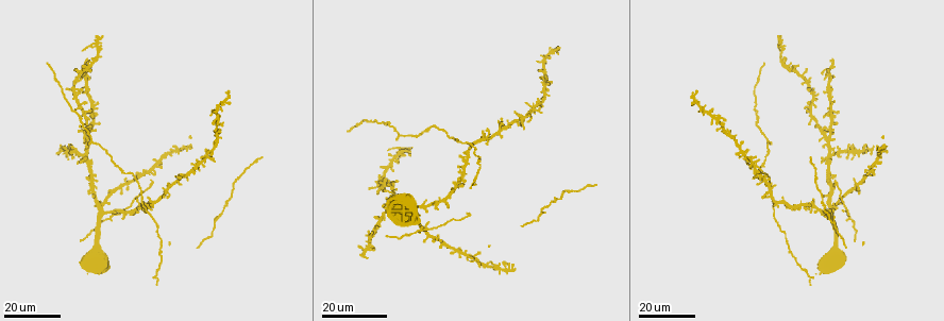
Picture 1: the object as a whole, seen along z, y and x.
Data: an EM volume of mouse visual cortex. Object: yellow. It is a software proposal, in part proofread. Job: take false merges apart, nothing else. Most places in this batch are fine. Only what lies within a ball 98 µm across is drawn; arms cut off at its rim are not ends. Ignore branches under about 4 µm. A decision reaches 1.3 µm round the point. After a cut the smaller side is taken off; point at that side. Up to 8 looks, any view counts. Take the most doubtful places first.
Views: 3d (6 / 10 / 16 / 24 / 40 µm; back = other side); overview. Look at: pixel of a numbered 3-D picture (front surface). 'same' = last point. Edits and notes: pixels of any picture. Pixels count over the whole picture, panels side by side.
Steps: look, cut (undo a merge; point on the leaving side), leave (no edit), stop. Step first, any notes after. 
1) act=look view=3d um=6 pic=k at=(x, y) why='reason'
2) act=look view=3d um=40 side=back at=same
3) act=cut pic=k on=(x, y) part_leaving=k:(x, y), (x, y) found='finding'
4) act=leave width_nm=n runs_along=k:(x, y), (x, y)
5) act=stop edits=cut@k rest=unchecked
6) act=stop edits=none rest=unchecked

act=look view=3d um=24 pic=1 at=(429, 228) why='a fork'

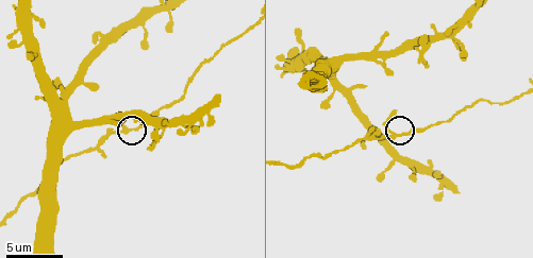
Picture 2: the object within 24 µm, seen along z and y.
act=look view=3d um=6 pic=2 at=(126, 130) why='closer look'

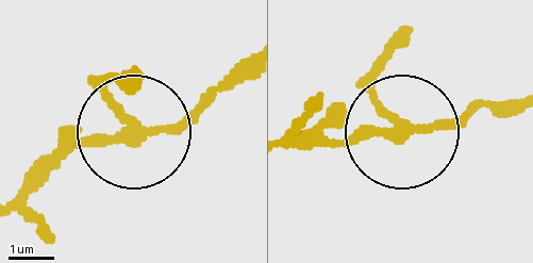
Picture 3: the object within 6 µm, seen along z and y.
act=leave side_arm_um=18 found='one neuron here'

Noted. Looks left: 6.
act=look view=3d um=24 pic=1 at=(153, 205) why='four arms meet'

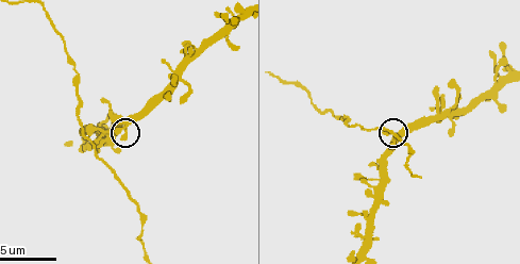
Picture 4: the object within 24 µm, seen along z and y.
act=look view=3d um=10 at=same

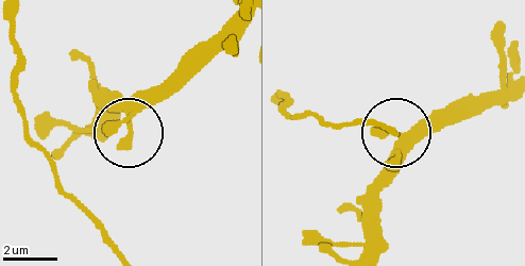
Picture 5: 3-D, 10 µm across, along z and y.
act=look view=3d um=6 pic=5 at=(134, 112)

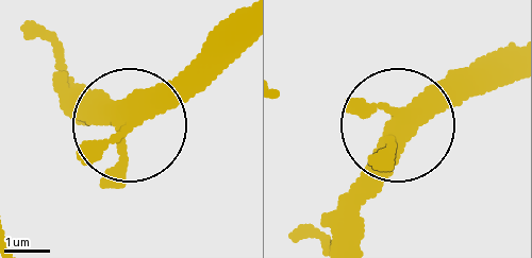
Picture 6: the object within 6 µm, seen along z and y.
act=leave width_nm=340 found='one neuron here'

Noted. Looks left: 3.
act=look view=3d um=16 pic=1 at=(533, 109) why='thin arm on a thick one'

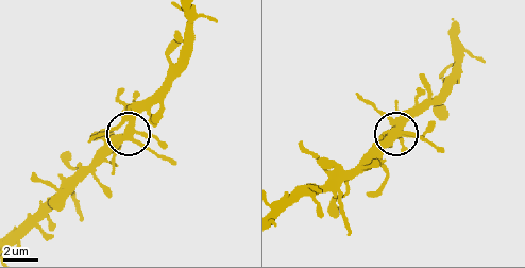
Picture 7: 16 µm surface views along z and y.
act=look view=3d um=6 pic=7 at=(132, 128)

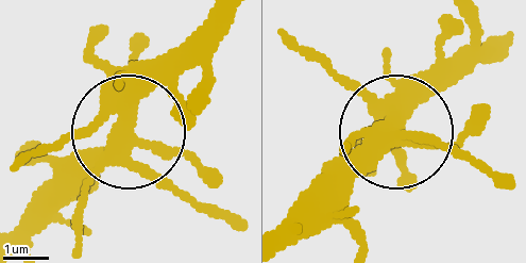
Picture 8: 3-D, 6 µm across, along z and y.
act=leave runs_along=8:(18, 242), (133, 135), (209, 215) found='all the same neuron'

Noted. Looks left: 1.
act=look view=3d um=6 pic=2 at=(385, 59) why='branch point'

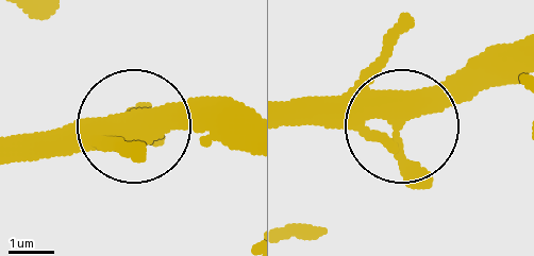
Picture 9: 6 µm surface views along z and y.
act=leave arms=3 runs_along=9:(289, 119), (404, 123), (515, 85) found='all the same neuron'

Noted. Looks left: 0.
act=stop edits=none rest=unchecked

